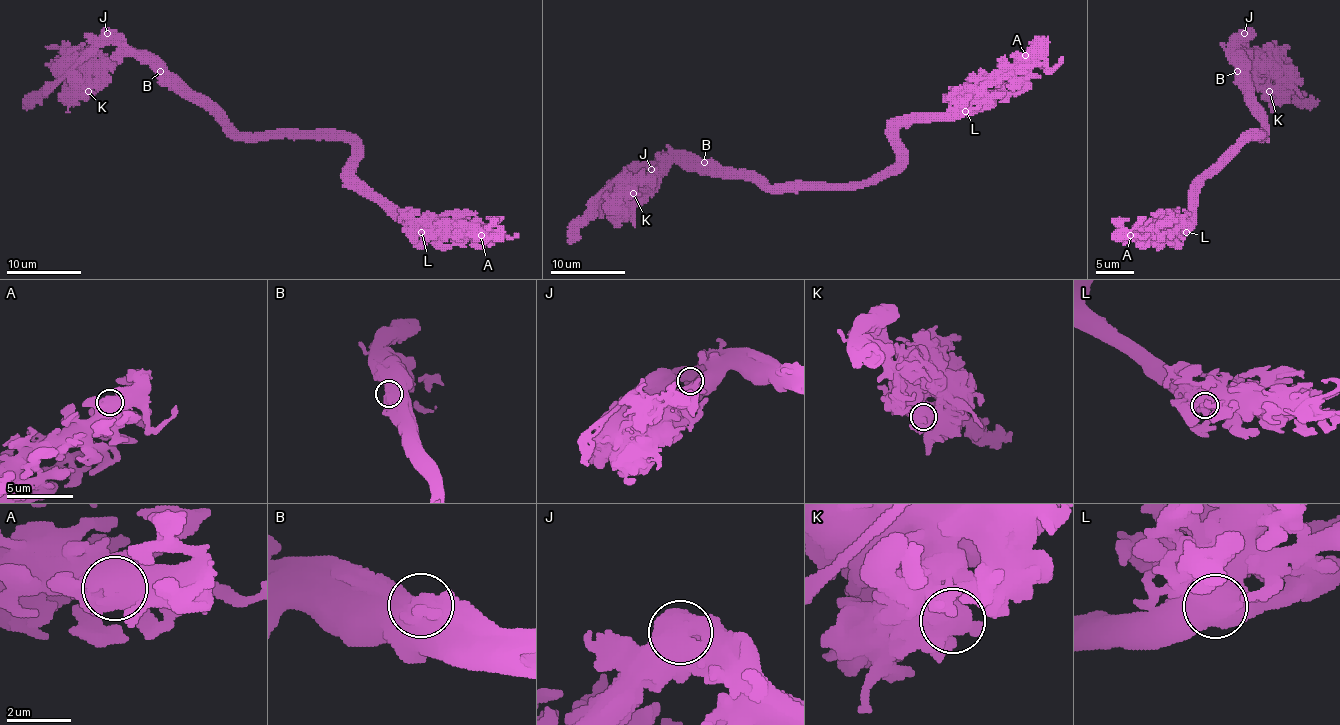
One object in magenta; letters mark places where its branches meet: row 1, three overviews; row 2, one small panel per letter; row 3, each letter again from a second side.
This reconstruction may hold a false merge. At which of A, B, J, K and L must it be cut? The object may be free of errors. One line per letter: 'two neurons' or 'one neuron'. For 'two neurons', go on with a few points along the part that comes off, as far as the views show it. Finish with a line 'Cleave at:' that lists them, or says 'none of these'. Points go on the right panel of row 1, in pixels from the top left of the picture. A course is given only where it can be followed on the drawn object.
A: one neuron
B: two neurons; foreign part runs (1237, 71), (1228, 50), (1239, 43), (1239, 54), (1265, 80), (1287, 84), (1304, 99), (1319, 101)
J: one neuron
K: one neuron
L: one neuron
Cleave at: B

